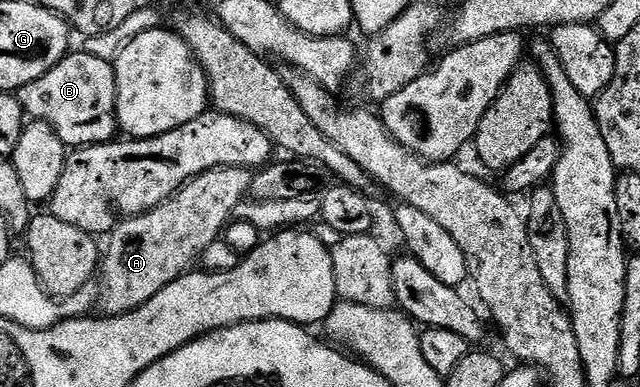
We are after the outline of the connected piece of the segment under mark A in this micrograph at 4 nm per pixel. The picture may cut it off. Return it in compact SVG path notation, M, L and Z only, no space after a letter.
M213 169L192 179L156 208L138 217L127 217L111 229L110 242L104 245L100 257L101 312L111 317L130 313L148 303L168 283L191 272L201 262L204 251L223 236L236 207L250 193L251 180L249 169Z

